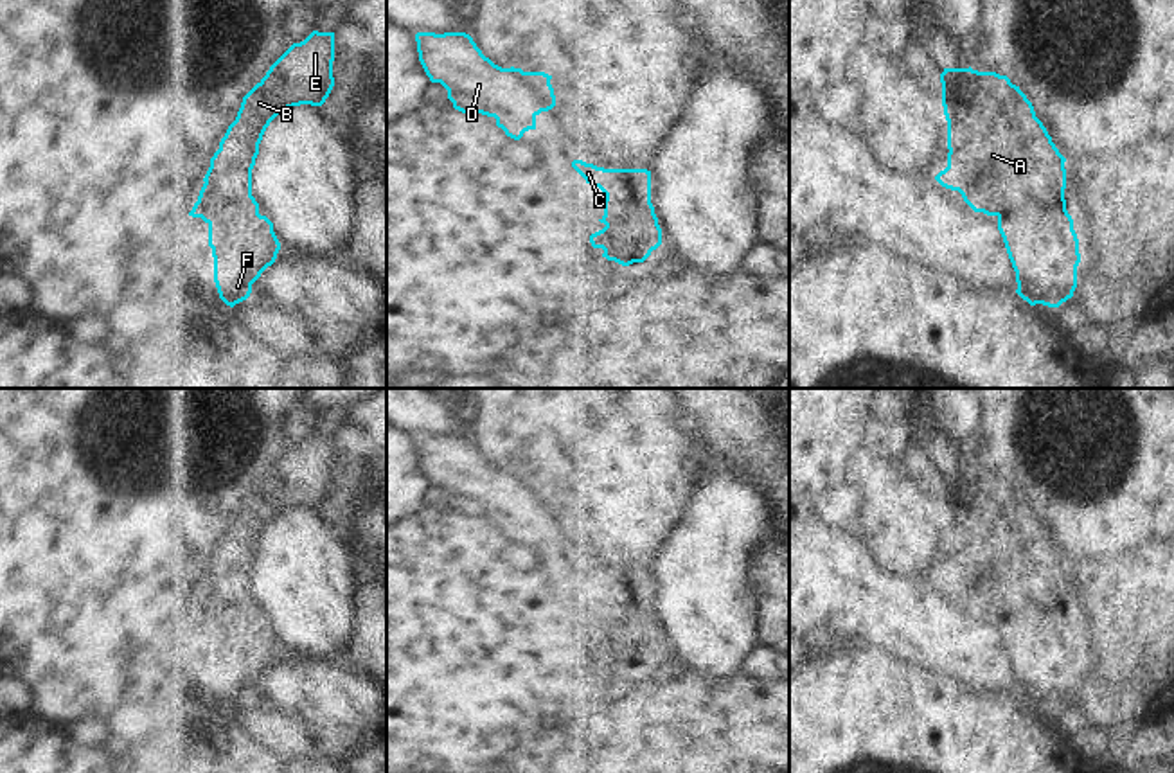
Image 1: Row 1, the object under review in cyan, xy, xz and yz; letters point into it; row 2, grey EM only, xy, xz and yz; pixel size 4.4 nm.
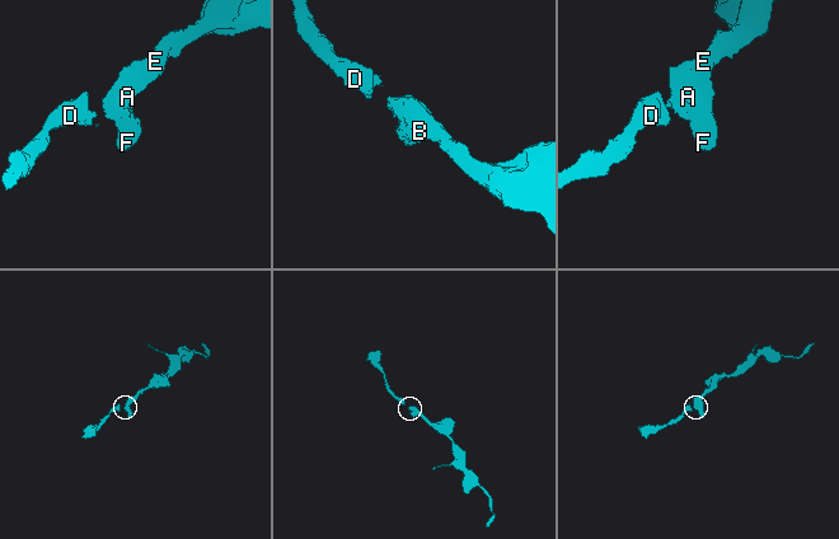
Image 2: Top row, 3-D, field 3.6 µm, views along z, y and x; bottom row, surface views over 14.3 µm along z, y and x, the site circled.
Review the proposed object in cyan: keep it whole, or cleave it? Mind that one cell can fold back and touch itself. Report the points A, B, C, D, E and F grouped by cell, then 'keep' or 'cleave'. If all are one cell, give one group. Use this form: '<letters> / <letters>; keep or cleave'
A B C D E F; keep

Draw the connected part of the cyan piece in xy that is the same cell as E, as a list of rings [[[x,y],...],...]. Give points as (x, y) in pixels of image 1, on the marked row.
[[[313,31],[304,41],[293,43],[243,97],[236,120],[228,126],[219,149],[210,158],[205,183],[189,216],[201,218],[209,225],[214,282],[219,298],[230,307],[250,297],[252,284],[275,262],[280,250],[273,223],[259,214],[259,203],[252,196],[252,169],[262,135],[270,122],[288,108],[322,106],[325,102],[334,86],[333,61],[334,32]]]

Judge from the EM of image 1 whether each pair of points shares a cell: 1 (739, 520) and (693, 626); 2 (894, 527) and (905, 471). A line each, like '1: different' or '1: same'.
1: same
2: same

